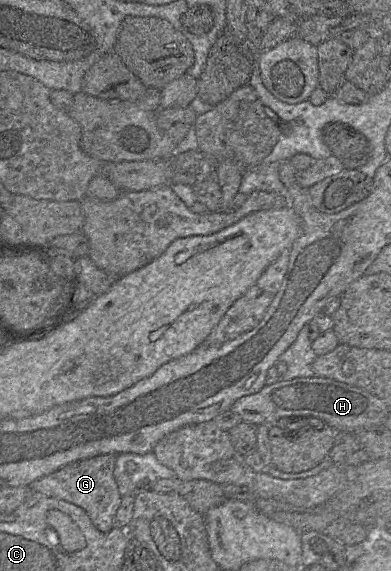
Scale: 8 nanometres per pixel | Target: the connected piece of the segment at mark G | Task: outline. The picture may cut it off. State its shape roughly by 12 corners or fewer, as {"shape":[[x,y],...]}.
{"shape":[[115,454],[41,477],[34,496],[81,507],[94,526],[114,527],[122,500]]}

